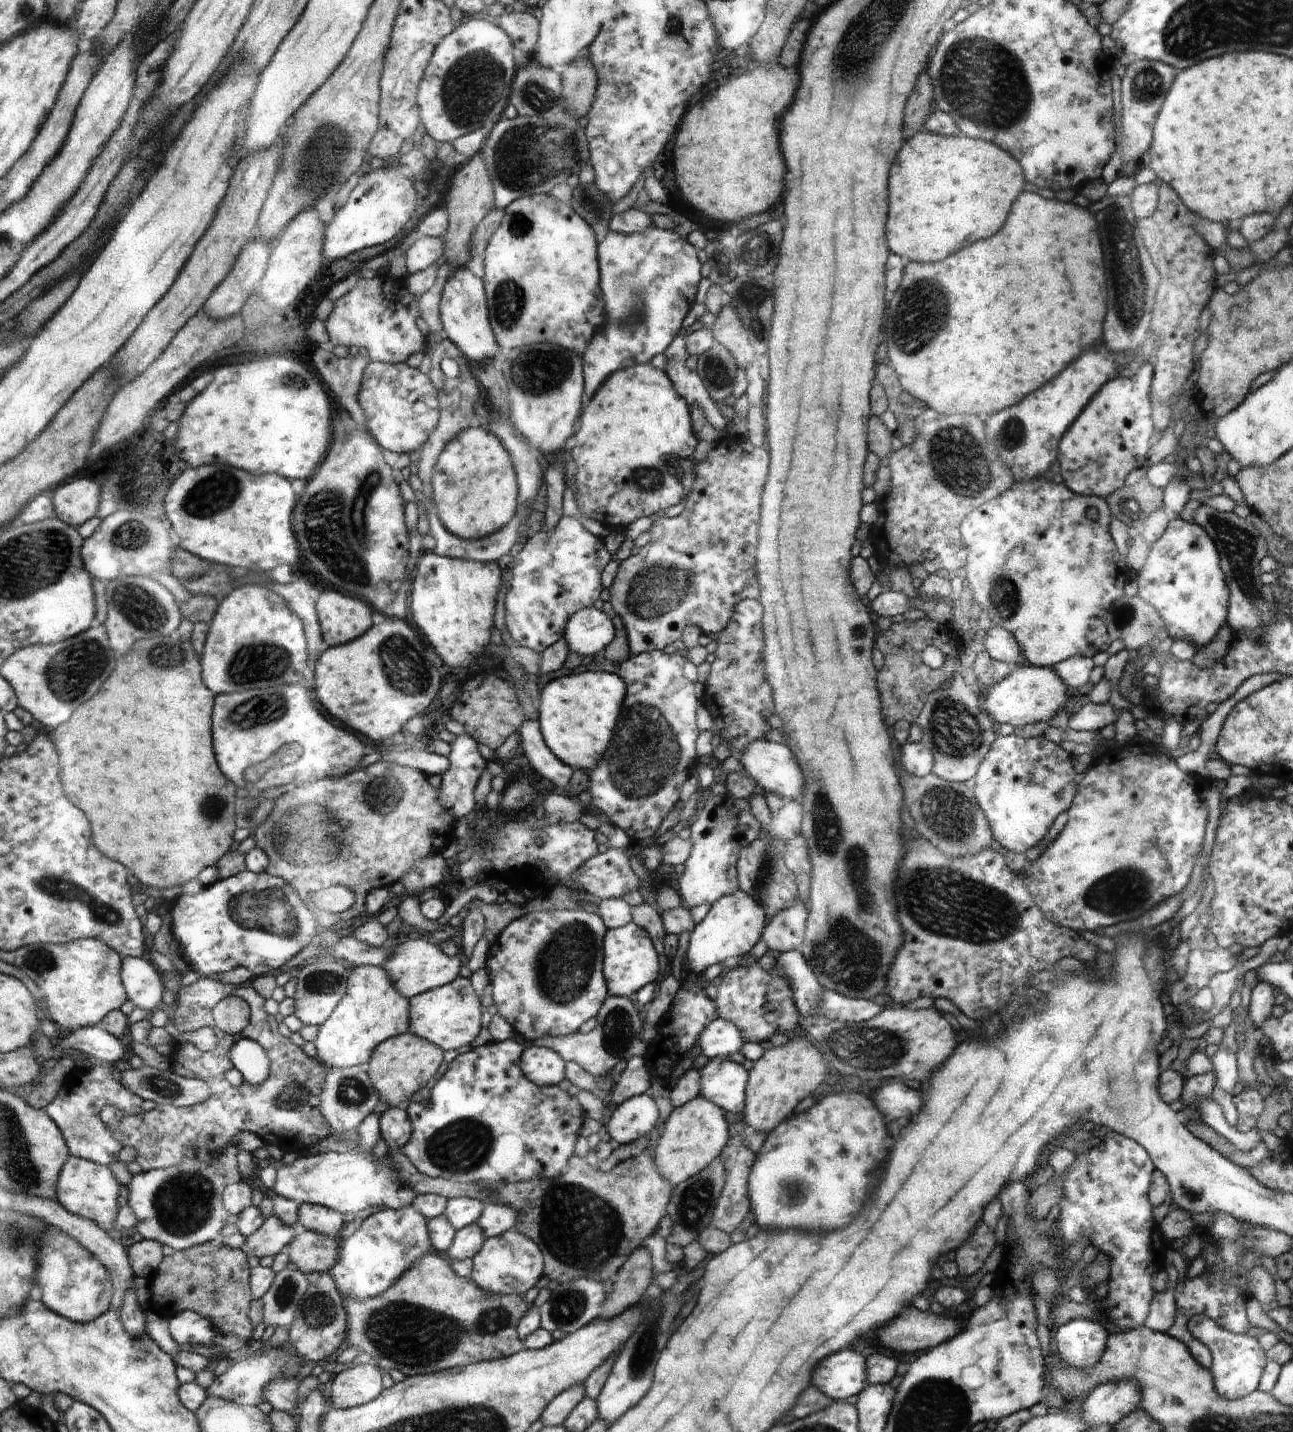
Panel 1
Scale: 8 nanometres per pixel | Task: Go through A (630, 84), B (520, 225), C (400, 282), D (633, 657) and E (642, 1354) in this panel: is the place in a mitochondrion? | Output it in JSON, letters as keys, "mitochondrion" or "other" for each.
{"A":"other","B":"mitochondrion","C":"other","D":"other","E":"mitochondrion"}

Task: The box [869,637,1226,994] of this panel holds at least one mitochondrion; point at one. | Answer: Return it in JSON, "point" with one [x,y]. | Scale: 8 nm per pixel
{"point":[978,913]}

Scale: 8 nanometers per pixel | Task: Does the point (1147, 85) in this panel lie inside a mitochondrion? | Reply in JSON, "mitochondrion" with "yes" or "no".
{"mitochondrion":"yes"}

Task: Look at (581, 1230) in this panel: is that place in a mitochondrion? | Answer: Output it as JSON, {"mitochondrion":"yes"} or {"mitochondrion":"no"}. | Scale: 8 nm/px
{"mitochondrion":"yes"}

